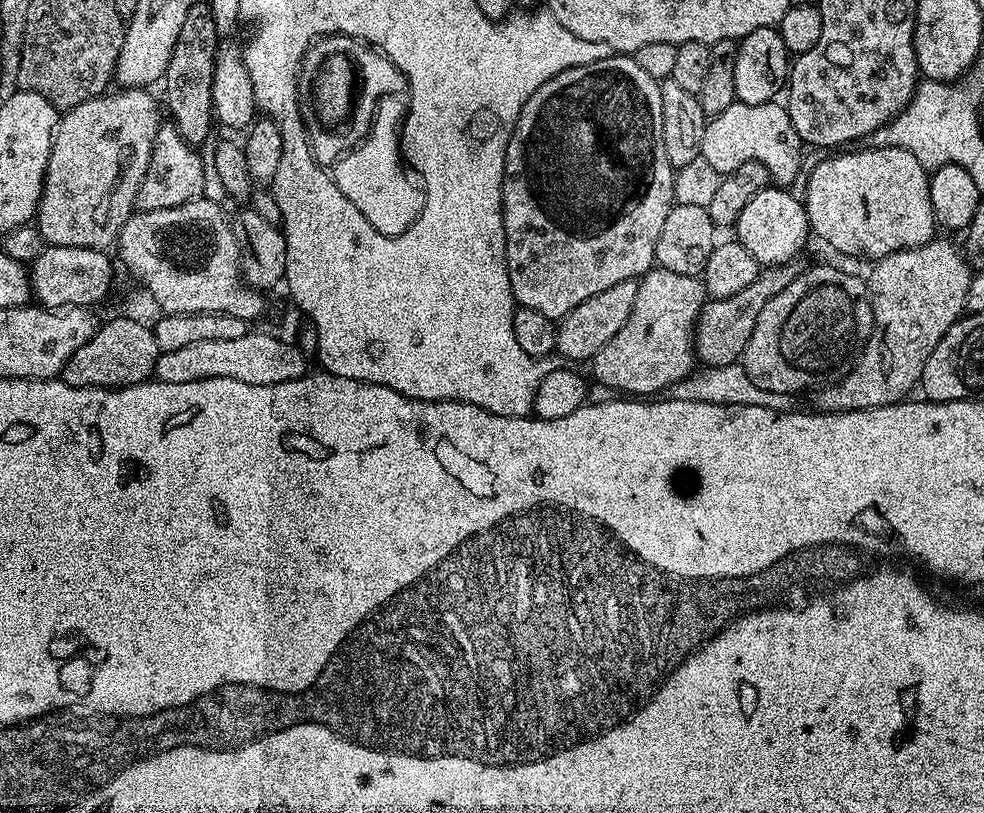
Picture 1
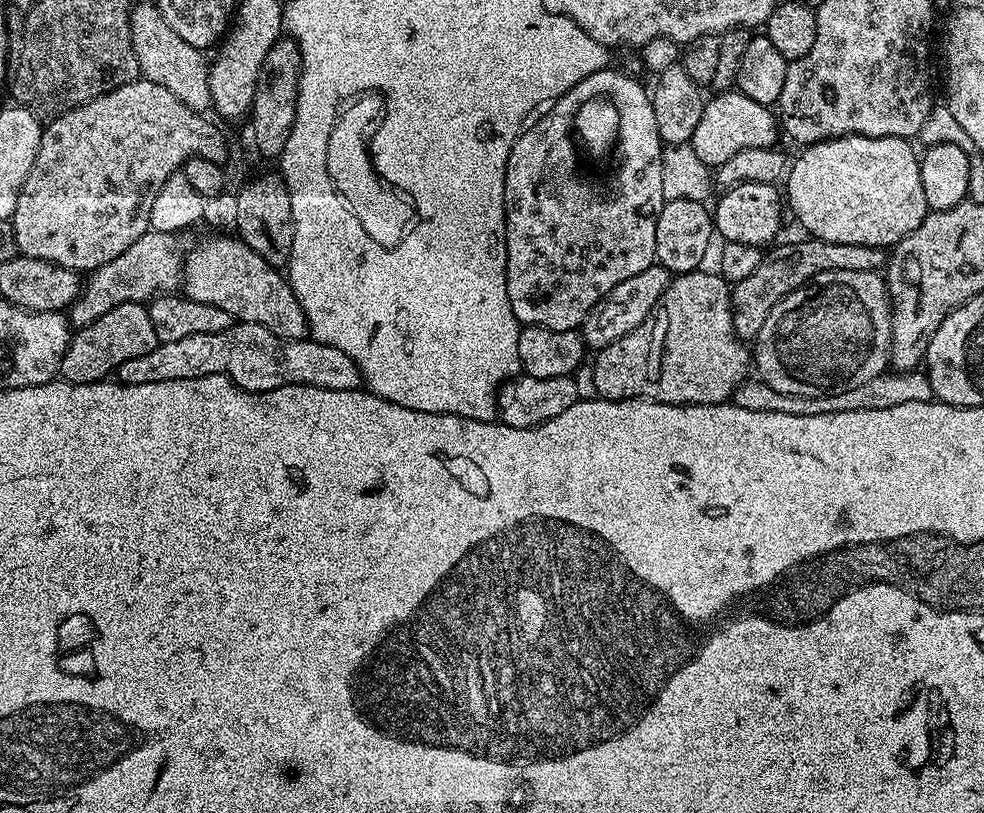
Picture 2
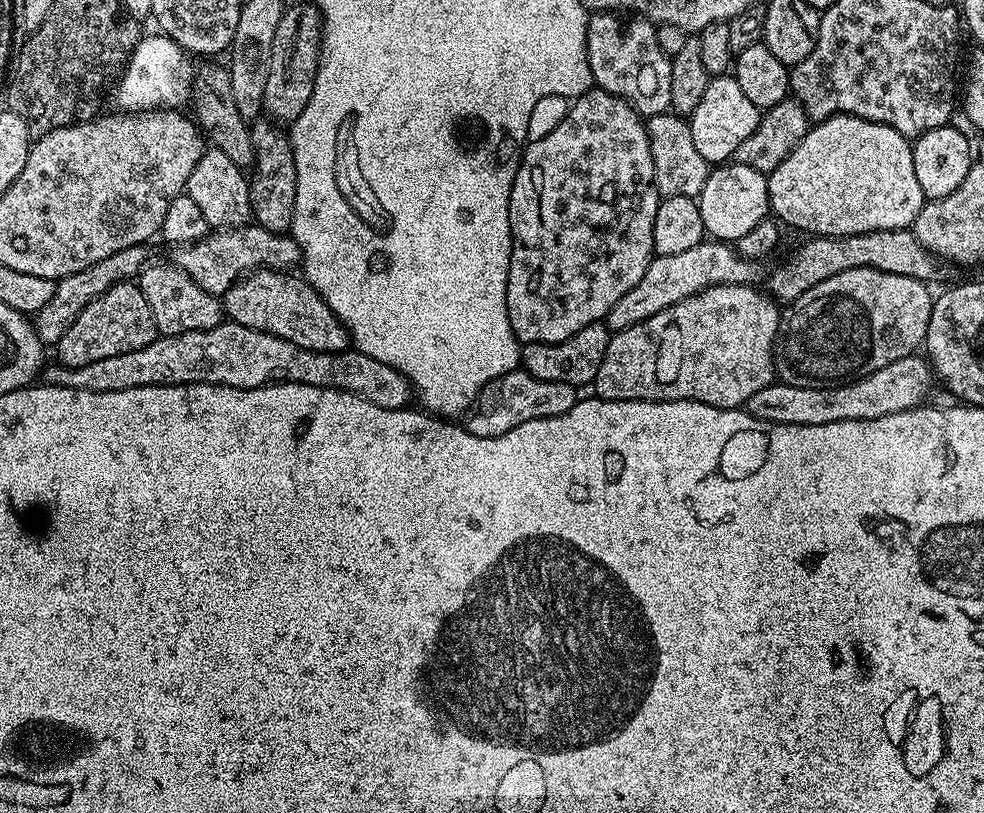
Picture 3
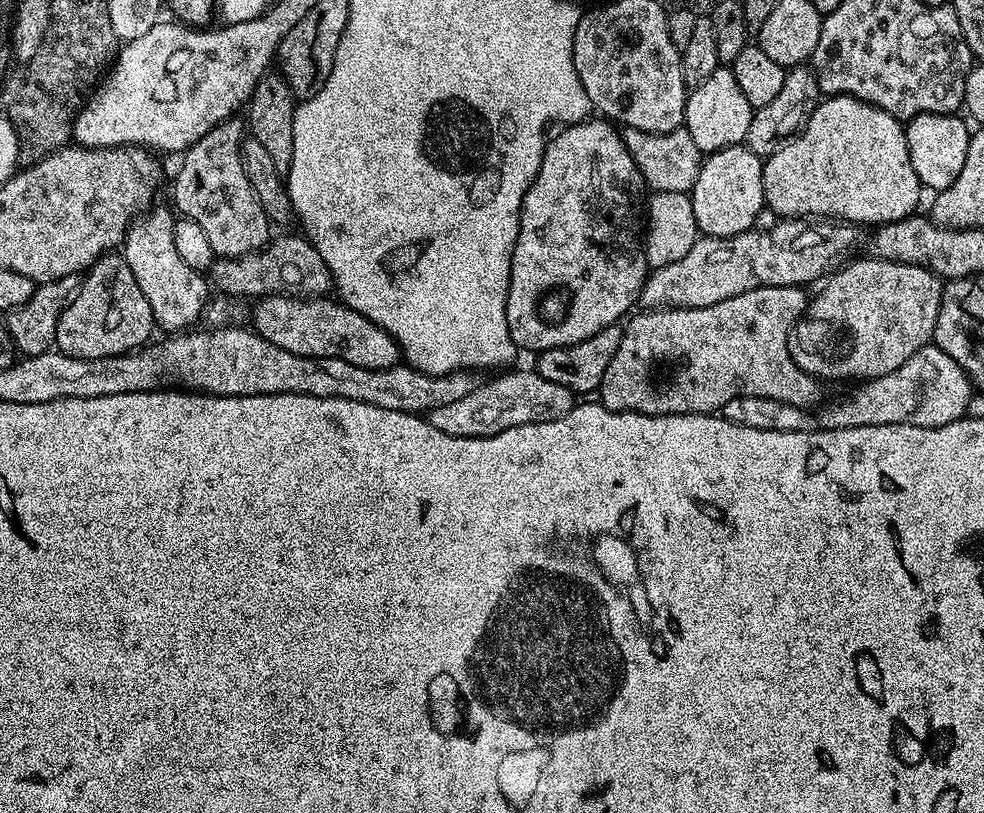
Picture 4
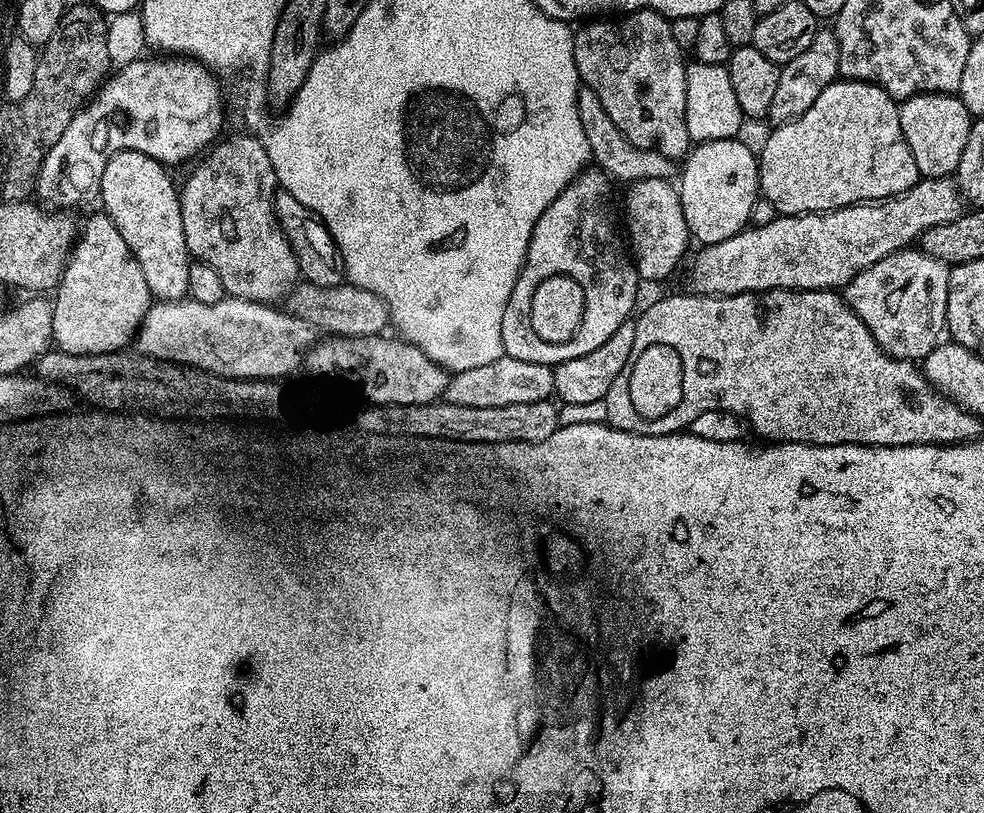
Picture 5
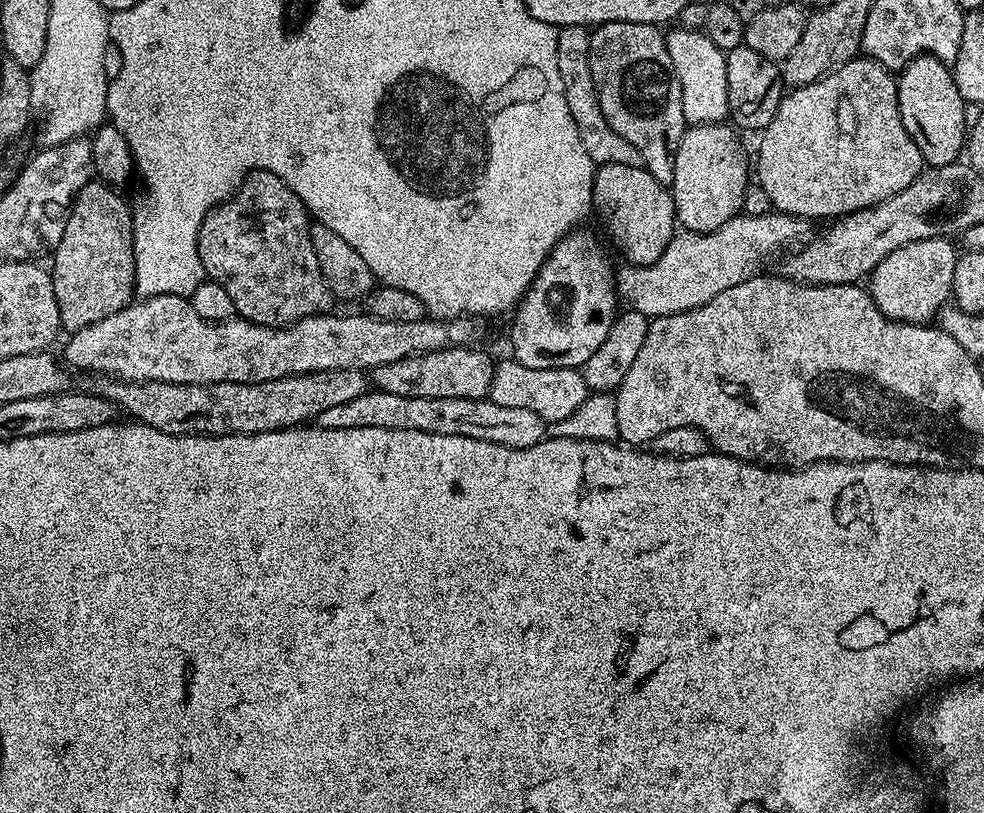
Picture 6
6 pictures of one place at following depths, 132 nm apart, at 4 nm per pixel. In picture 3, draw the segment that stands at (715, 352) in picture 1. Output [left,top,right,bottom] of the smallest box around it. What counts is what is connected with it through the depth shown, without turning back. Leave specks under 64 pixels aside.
[767,228,940,302]

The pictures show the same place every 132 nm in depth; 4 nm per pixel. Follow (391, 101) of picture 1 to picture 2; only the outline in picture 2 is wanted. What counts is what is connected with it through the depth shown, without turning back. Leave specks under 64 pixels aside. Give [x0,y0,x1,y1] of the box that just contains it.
[326,92,414,250]

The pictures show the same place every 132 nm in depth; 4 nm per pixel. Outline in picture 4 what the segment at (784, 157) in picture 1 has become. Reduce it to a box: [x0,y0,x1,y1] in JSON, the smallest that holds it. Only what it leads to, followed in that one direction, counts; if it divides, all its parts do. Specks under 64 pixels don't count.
[683,66,754,154]

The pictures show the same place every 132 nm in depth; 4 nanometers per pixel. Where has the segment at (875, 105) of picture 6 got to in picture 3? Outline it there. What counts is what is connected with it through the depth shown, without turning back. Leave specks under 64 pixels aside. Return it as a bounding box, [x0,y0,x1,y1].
[768,116,925,236]

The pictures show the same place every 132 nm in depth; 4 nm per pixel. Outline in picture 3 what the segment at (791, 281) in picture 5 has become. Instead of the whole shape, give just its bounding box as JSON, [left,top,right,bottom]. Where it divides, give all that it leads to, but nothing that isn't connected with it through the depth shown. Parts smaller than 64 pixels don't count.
[606,238,760,333]

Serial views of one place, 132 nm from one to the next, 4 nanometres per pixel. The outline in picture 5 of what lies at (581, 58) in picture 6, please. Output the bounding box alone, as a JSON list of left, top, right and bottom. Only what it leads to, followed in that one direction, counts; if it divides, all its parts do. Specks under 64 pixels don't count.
[578,87,677,182]

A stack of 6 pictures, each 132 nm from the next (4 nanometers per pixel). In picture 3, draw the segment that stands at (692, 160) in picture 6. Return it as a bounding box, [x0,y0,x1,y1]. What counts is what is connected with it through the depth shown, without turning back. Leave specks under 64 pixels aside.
[698,162,769,242]

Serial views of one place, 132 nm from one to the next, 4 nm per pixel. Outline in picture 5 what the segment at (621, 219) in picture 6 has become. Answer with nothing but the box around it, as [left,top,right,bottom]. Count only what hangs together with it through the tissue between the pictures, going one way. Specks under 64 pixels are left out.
[622,178,690,282]

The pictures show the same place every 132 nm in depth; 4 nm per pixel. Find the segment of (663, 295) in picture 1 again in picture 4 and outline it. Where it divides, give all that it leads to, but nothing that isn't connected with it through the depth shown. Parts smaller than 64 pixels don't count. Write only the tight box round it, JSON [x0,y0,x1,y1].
[598,286,821,416]

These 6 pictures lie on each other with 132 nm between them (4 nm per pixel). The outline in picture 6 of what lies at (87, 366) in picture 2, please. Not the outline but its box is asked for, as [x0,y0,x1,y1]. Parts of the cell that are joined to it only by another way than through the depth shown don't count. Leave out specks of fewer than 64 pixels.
[51,178,136,333]

